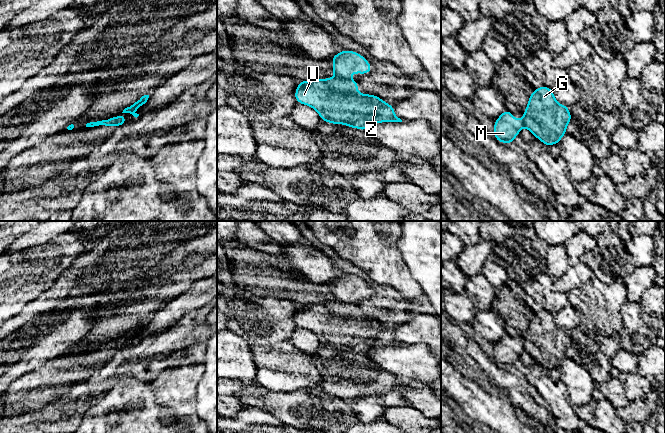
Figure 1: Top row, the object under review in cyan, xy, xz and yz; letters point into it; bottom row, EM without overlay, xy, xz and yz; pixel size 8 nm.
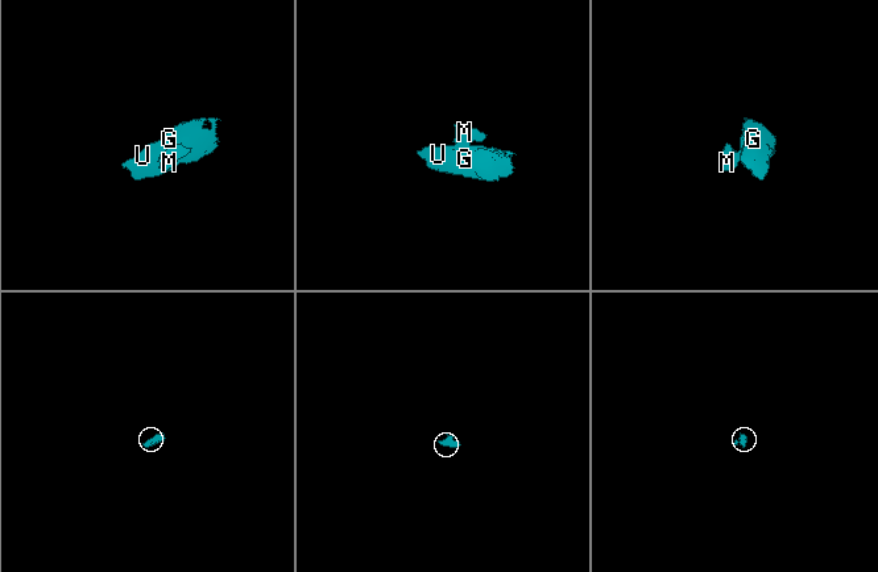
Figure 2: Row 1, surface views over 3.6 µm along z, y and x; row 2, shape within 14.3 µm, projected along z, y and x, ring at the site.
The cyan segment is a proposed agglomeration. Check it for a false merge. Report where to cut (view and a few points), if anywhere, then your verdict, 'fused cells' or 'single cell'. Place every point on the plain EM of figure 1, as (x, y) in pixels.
xz (336, 299), (349, 303) | fused cells

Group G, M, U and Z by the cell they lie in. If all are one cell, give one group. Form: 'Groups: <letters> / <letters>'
Groups: G U Z / M

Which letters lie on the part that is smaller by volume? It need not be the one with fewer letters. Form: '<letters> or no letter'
M

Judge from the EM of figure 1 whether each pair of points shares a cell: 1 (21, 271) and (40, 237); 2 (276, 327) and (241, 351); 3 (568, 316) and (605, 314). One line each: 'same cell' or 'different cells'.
1: different cells
2: different cells
3: different cells

